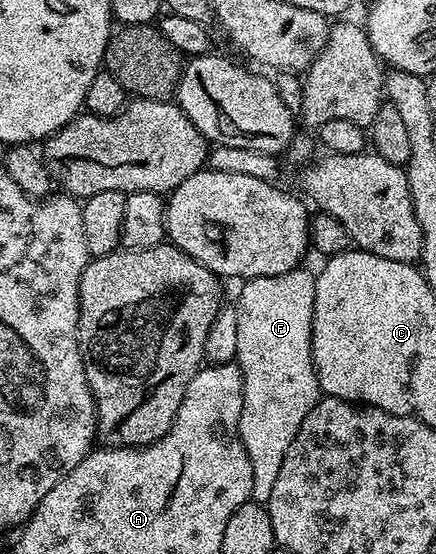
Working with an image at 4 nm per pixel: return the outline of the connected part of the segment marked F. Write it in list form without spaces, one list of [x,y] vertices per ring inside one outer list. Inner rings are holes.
[[[303,266],[295,267],[293,271],[287,271],[281,275],[266,275],[247,280],[240,291],[240,300],[234,303],[236,316],[238,317],[238,349],[235,362],[240,369],[240,377],[244,381],[244,396],[242,397],[242,417],[240,418],[240,440],[250,457],[250,469],[252,470],[252,499],[257,503],[267,504],[270,497],[270,489],[274,489],[274,480],[278,478],[278,469],[282,469],[282,461],[286,457],[286,449],[290,449],[290,441],[298,433],[302,421],[306,421],[306,413],[314,409],[314,405],[322,398],[320,382],[314,369],[312,360],[312,306],[316,296],[316,275],[313,272],[304,271]]]

